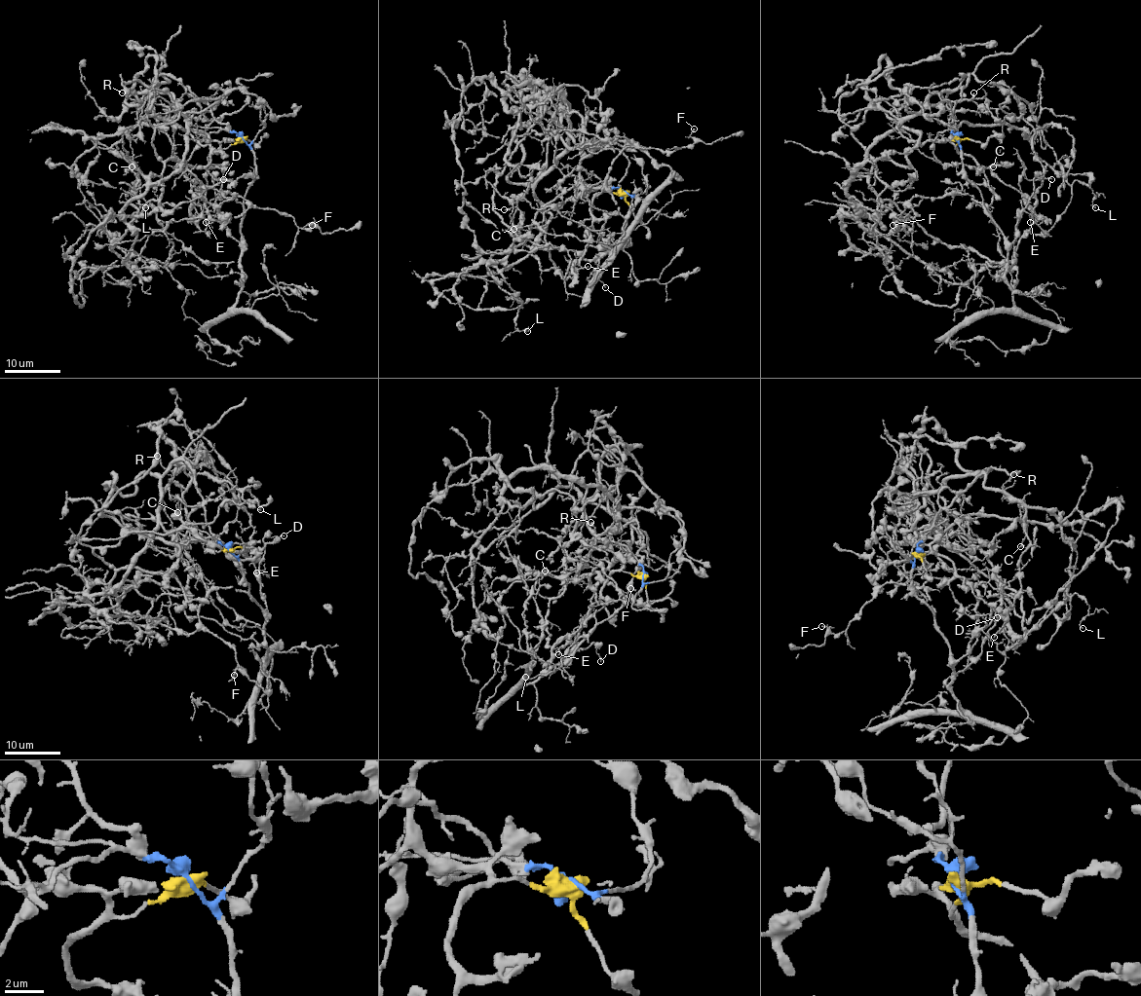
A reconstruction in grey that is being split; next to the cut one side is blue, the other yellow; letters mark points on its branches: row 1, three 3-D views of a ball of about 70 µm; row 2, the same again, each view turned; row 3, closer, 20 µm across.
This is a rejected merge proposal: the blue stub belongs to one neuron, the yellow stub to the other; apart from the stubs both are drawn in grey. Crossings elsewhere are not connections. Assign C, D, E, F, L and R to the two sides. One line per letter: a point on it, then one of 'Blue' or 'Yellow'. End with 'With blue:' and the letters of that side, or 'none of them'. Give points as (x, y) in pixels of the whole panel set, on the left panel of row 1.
C: Place: (132, 166). Yellow
D: Place: (223, 179). Blue
E: Place: (206, 222). Yellow
F: Place: (312, 225). Blue
L: Place: (145, 207). Yellow
R: Place: (122, 92). Yellow
With blue: D, F

